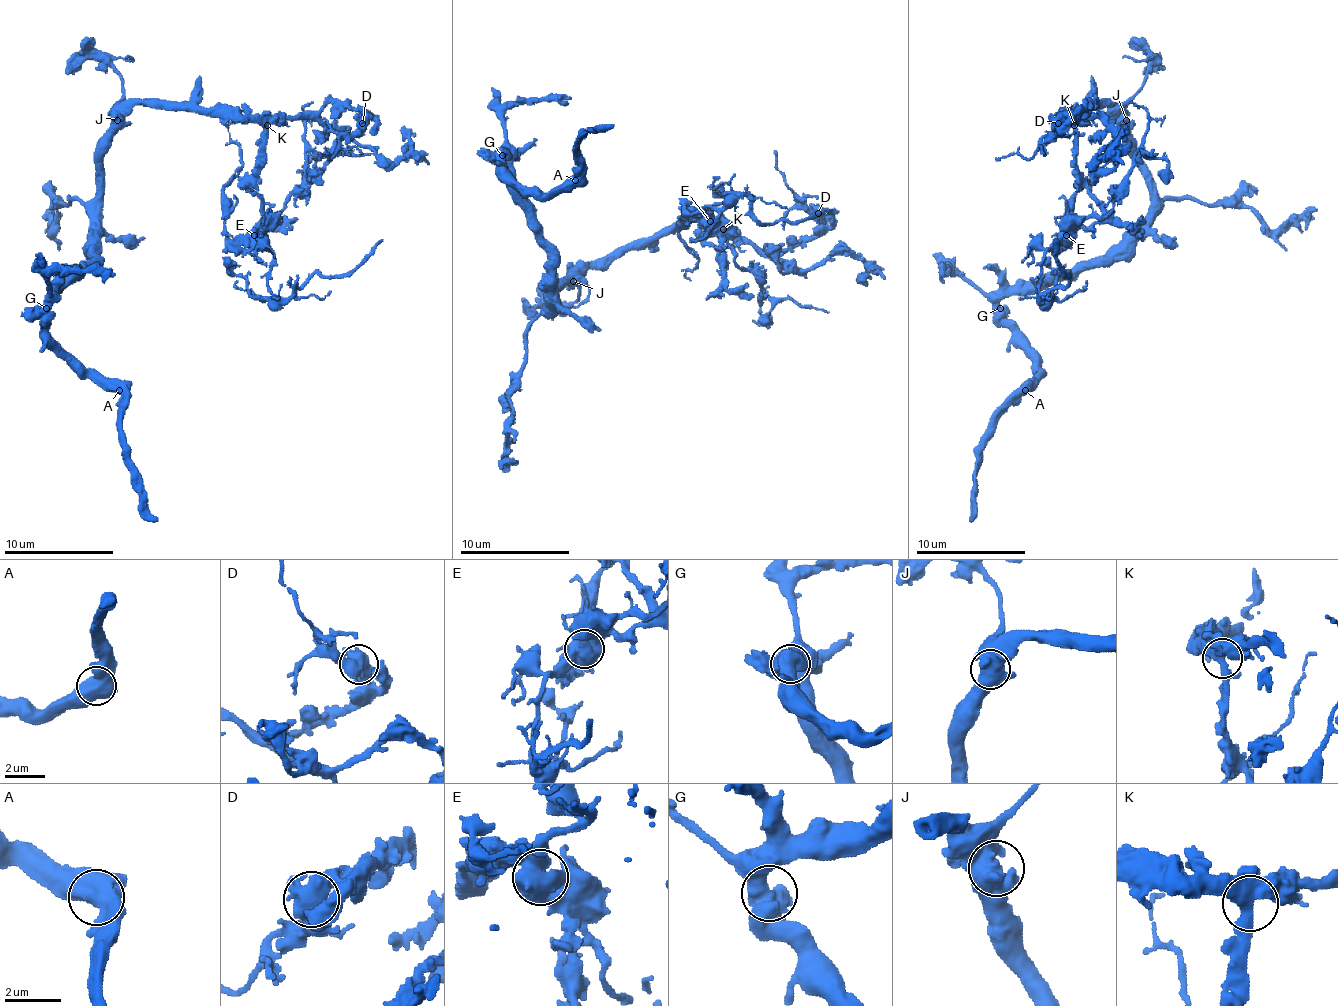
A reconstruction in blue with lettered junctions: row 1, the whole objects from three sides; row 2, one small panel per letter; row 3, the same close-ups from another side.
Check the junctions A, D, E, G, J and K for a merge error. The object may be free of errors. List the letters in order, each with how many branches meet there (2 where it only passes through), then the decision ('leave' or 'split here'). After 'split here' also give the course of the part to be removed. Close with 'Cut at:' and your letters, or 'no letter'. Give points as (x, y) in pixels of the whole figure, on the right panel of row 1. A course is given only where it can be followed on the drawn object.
A: 3 | leave
D: 3 | leave
E: 3 | split here | (1066, 234), (1044, 254), (1038, 297), (1060, 289), (1069, 281), (1069, 273), (1066, 275), (1055, 254), (1058, 240)
G: 3 | leave
J: 3 | leave
K: 3 | leave
Cut at: E

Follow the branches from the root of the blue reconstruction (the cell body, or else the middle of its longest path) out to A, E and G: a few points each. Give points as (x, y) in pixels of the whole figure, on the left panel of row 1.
A: (111, 142), (103, 155), (98, 245), (57, 292), (48, 335), (119, 390)
E: (111, 142), (136, 103), (199, 103), (256, 120), (264, 166), (250, 188), (270, 218), (253, 234)
G: (111, 142), (103, 155), (95, 254), (57, 292), (46, 308)

